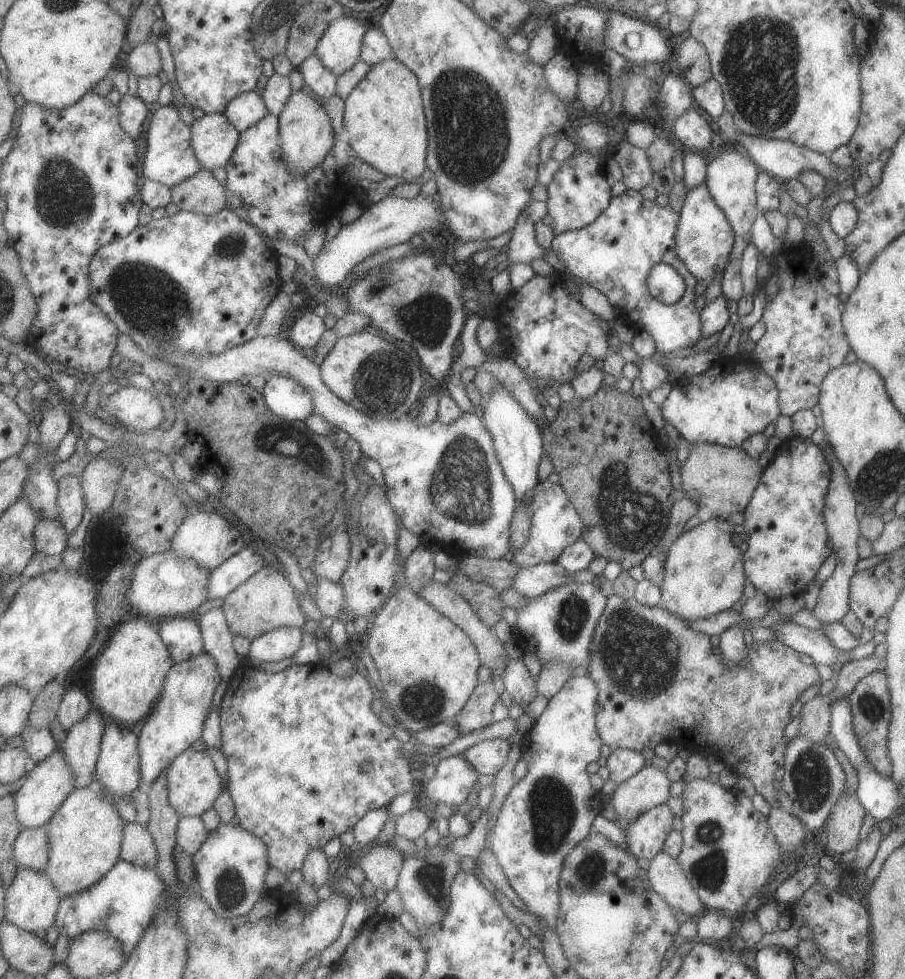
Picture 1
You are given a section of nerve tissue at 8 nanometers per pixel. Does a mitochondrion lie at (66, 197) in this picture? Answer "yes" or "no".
yes

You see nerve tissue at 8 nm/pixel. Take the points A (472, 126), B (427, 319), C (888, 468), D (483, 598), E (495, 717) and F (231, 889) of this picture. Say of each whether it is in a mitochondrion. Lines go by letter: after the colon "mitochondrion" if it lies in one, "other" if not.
A: mitochondrion
B: mitochondrion
C: mitochondrion
D: other
E: other
F: mitochondrion

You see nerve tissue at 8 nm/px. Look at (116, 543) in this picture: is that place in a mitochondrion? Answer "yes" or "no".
no

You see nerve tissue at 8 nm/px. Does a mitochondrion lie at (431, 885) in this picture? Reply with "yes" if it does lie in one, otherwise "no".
yes

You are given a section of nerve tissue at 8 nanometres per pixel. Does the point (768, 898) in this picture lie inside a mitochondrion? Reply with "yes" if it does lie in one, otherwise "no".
no

